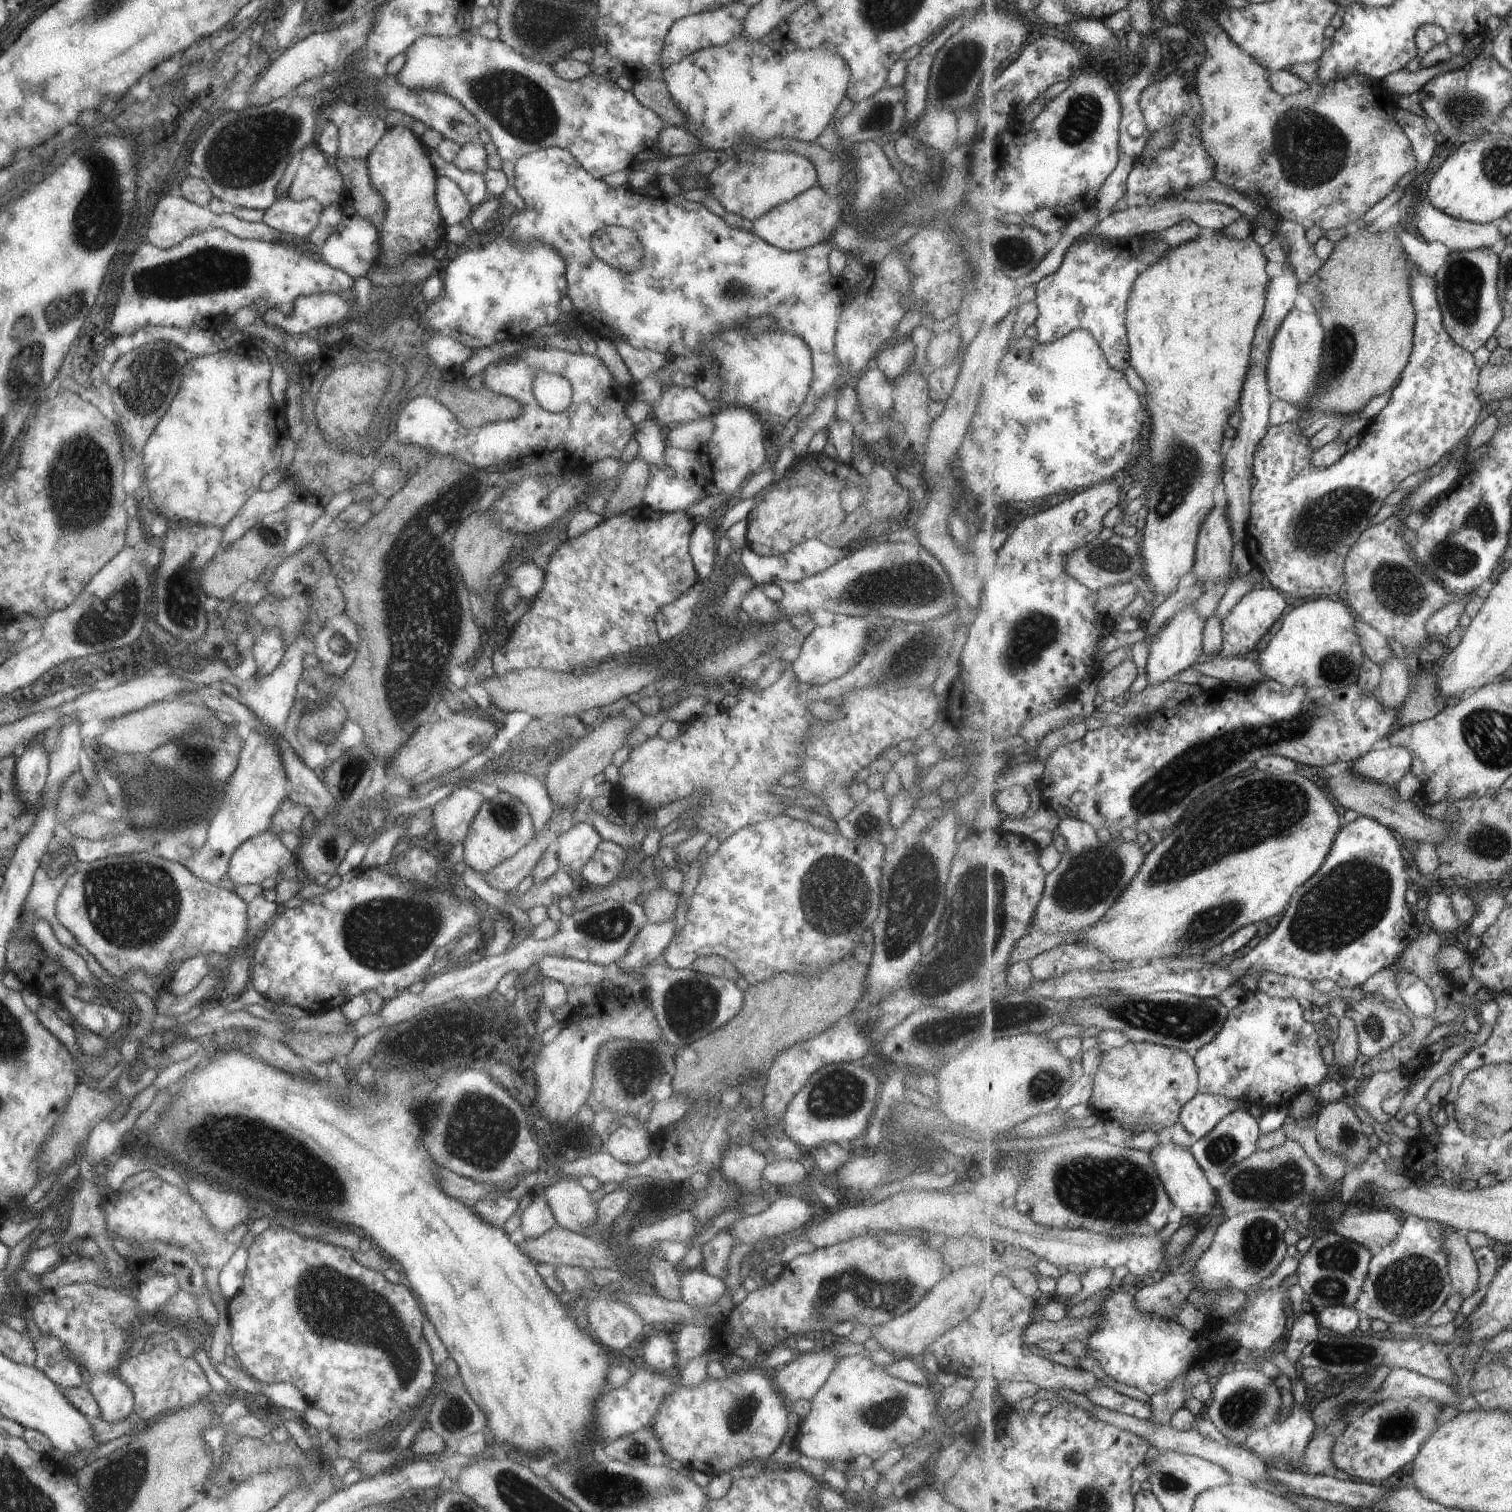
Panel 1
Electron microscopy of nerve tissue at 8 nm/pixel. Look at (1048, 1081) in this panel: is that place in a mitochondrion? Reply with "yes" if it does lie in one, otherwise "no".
yes

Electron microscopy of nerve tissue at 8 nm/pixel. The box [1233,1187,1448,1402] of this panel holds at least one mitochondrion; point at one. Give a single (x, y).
(1406, 1287)

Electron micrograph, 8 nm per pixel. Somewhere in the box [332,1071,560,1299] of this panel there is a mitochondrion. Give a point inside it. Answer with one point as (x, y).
(482, 1133)

